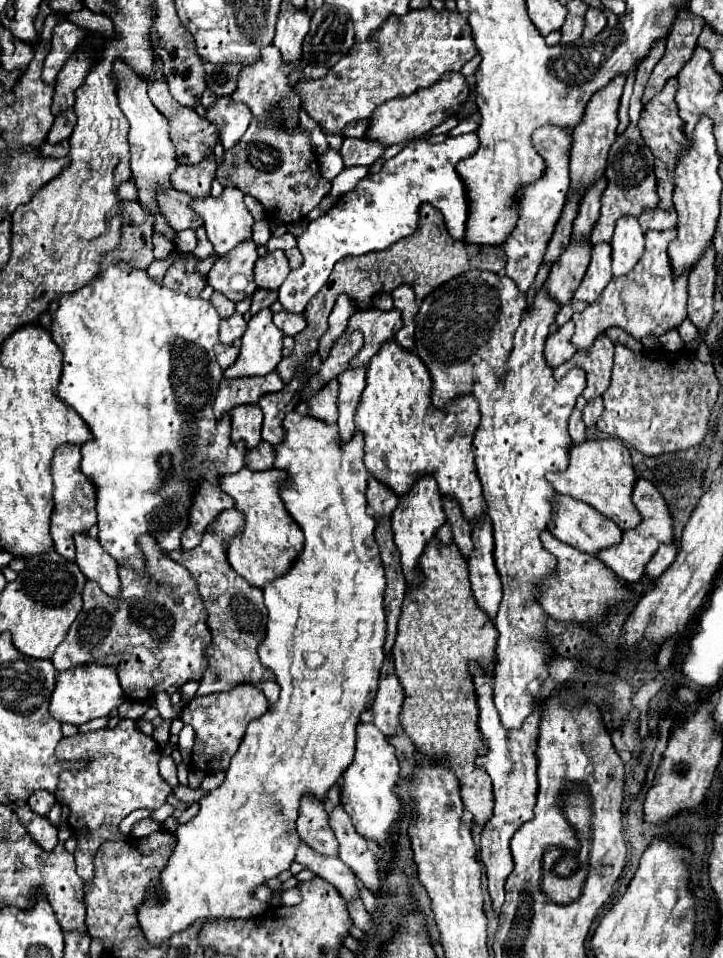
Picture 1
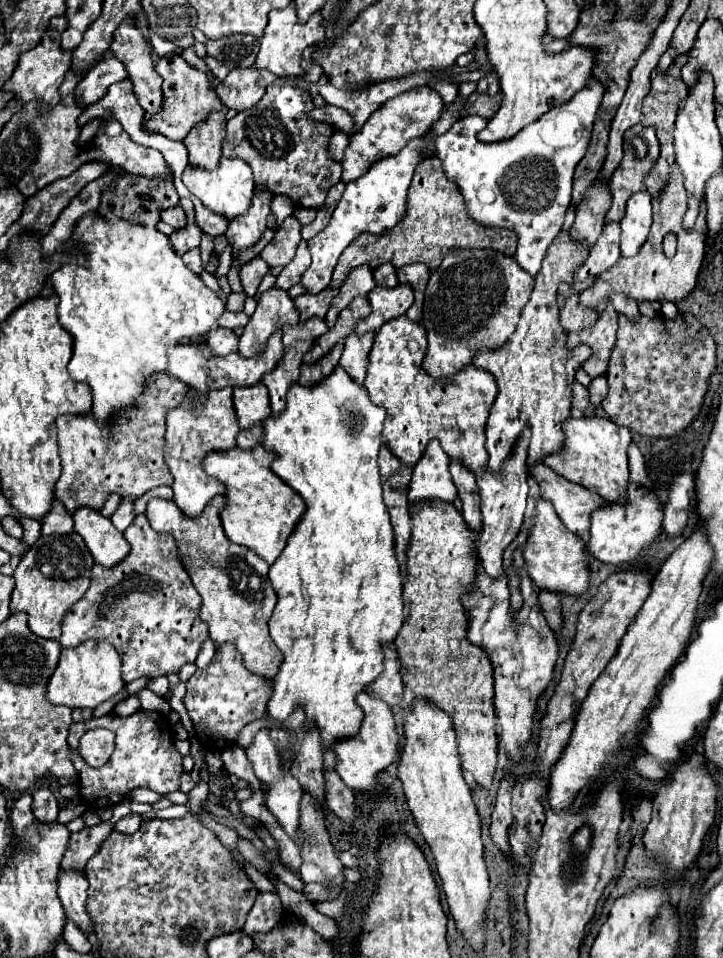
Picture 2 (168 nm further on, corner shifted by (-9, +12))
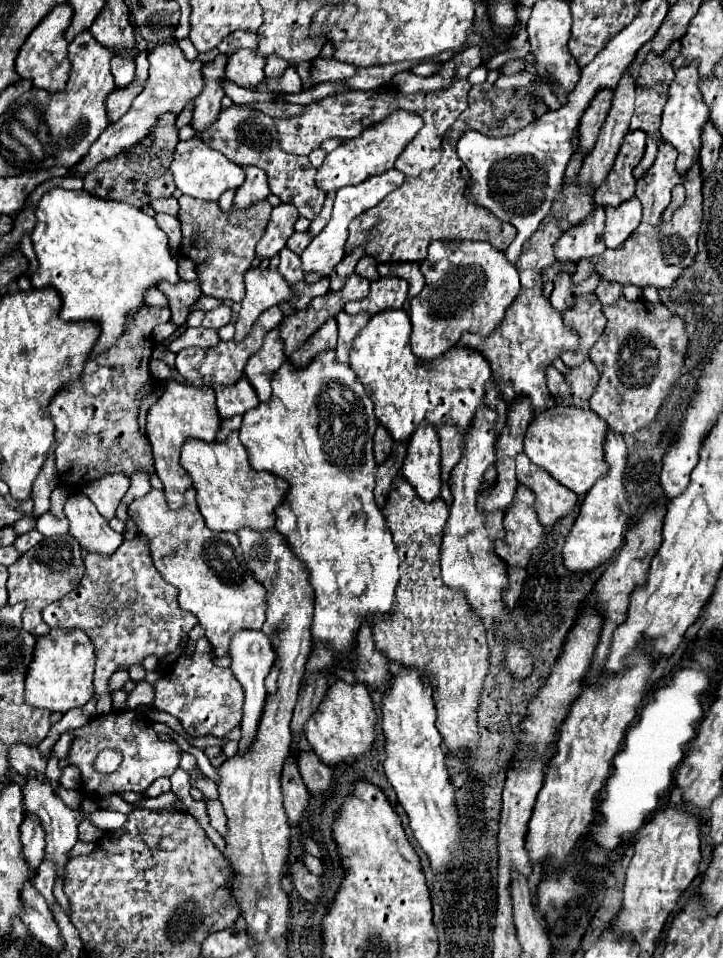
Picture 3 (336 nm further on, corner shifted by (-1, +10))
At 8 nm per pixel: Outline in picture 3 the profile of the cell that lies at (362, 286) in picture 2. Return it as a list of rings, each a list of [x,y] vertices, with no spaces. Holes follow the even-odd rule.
[[[357,246],[357,248],[353,248],[353,250],[333,268],[333,272],[329,274],[331,290],[333,290],[333,292],[343,286],[343,280],[347,280],[349,274],[353,274],[355,264],[357,264],[357,260],[359,260],[363,254],[365,254],[365,246]]]

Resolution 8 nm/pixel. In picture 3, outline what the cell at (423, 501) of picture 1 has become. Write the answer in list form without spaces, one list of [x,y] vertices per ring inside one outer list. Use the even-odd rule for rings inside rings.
[[[421,422],[409,438],[407,456],[401,474],[415,488],[423,500],[439,496],[441,488],[441,464],[439,464],[439,436],[437,428]]]

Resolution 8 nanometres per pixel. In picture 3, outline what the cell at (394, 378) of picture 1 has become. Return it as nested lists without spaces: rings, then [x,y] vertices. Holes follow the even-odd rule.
[[[385,310],[385,312],[379,312],[377,316],[371,316],[367,326],[353,340],[353,348],[349,354],[349,366],[357,372],[359,380],[363,380],[363,386],[367,388],[367,394],[371,396],[375,404],[375,416],[391,432],[393,440],[407,440],[421,420],[433,426],[453,422],[459,428],[459,432],[465,434],[471,426],[475,408],[479,408],[481,400],[485,398],[485,386],[489,378],[493,376],[493,370],[487,358],[479,354],[477,350],[461,346],[461,344],[457,344],[447,354],[431,362],[417,358],[411,352],[411,322],[405,310]]]

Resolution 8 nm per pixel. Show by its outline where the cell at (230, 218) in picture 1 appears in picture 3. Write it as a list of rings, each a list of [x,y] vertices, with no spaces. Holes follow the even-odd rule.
[[[199,136],[177,144],[173,162],[171,162],[171,172],[173,172],[177,188],[183,194],[201,198],[201,200],[213,200],[213,202],[217,202],[225,190],[239,188],[245,180],[245,172],[241,166],[227,160],[219,150],[213,150],[211,146],[207,146]]]

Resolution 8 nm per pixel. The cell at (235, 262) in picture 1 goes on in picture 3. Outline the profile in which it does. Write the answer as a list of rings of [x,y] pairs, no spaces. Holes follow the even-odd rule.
[[[243,166],[245,170],[245,182],[237,188],[233,206],[235,208],[249,208],[257,200],[265,200],[269,196],[269,186],[267,186],[267,174],[257,168],[257,166]]]

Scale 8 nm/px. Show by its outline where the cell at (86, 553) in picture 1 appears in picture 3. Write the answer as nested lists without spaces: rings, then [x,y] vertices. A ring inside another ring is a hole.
[[[73,492],[67,498],[65,516],[71,524],[69,534],[89,552],[109,556],[123,542],[123,536],[109,526],[109,522],[97,512],[95,504],[83,492]]]

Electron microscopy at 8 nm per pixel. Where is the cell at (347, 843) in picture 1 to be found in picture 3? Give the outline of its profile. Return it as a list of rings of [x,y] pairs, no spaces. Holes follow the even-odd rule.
[[[309,750],[309,752],[299,752],[297,754],[297,764],[299,772],[303,776],[303,782],[307,784],[311,794],[323,794],[331,786],[331,770],[319,760],[319,756]]]

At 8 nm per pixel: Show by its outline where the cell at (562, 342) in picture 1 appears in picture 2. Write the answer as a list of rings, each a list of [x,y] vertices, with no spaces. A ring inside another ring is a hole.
[[[571,294],[567,298],[567,302],[559,314],[561,314],[561,326],[565,328],[567,334],[591,328],[597,322],[597,314],[593,310],[583,310],[583,306],[579,306],[577,294]]]

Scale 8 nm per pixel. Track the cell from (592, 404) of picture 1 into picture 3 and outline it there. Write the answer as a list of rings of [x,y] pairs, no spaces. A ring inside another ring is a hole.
[[[587,358],[581,366],[577,368],[567,368],[565,372],[565,380],[571,386],[571,394],[581,398],[581,400],[589,400],[591,394],[597,388],[599,382],[599,372],[595,368],[595,364]]]

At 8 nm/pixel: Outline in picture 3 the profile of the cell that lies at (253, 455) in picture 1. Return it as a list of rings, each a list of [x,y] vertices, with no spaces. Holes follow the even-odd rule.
[[[231,416],[231,418],[221,420],[219,432],[217,432],[217,440],[221,440],[221,442],[223,442],[223,440],[229,436],[229,432],[239,430],[239,424],[241,424],[241,416]]]

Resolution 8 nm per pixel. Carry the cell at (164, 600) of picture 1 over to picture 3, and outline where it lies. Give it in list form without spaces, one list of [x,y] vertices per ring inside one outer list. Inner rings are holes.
[[[145,536],[125,540],[113,554],[87,554],[85,576],[75,592],[63,600],[49,604],[43,610],[43,620],[49,628],[81,628],[95,644],[95,696],[97,714],[112,711],[111,695],[107,684],[115,670],[141,664],[145,656],[155,654],[163,658],[173,652],[183,634],[197,624],[195,616],[181,610],[177,604],[177,588],[167,584],[151,564]]]

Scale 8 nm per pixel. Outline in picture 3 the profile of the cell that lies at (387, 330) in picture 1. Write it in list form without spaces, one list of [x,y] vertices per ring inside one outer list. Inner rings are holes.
[[[381,276],[379,280],[371,282],[371,290],[367,298],[363,300],[353,300],[345,304],[347,314],[357,314],[361,310],[369,312],[371,316],[389,308],[401,308],[403,302],[407,300],[409,294],[409,284],[403,278],[397,276]]]

